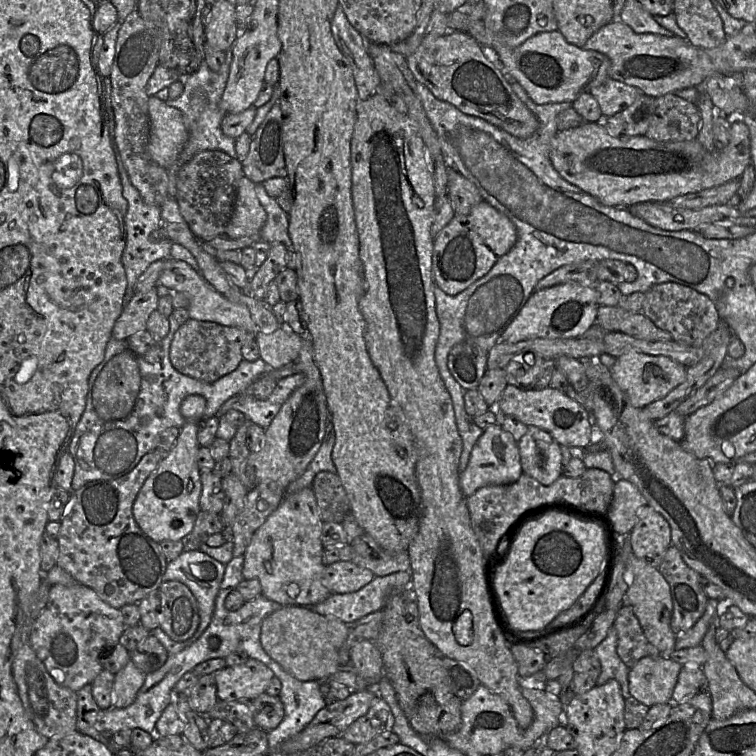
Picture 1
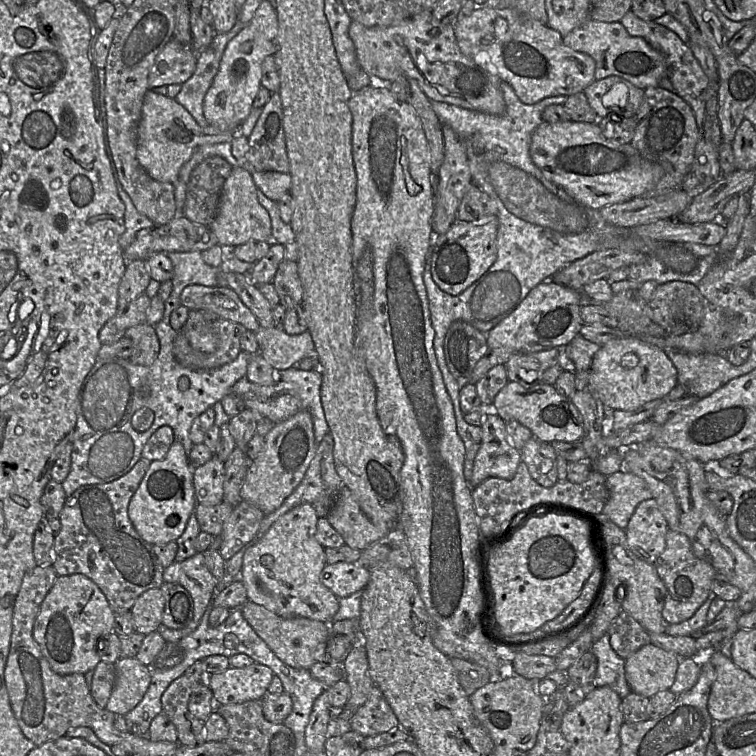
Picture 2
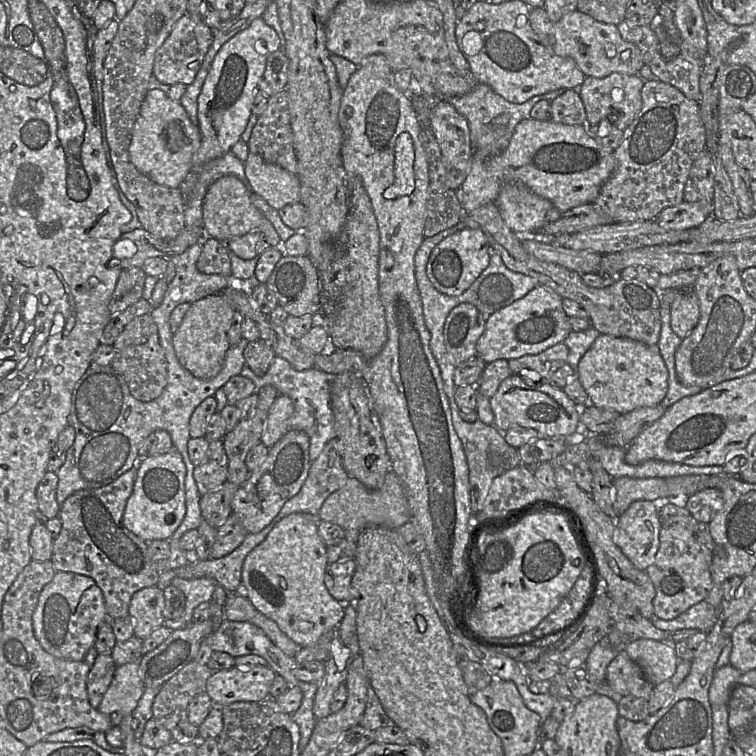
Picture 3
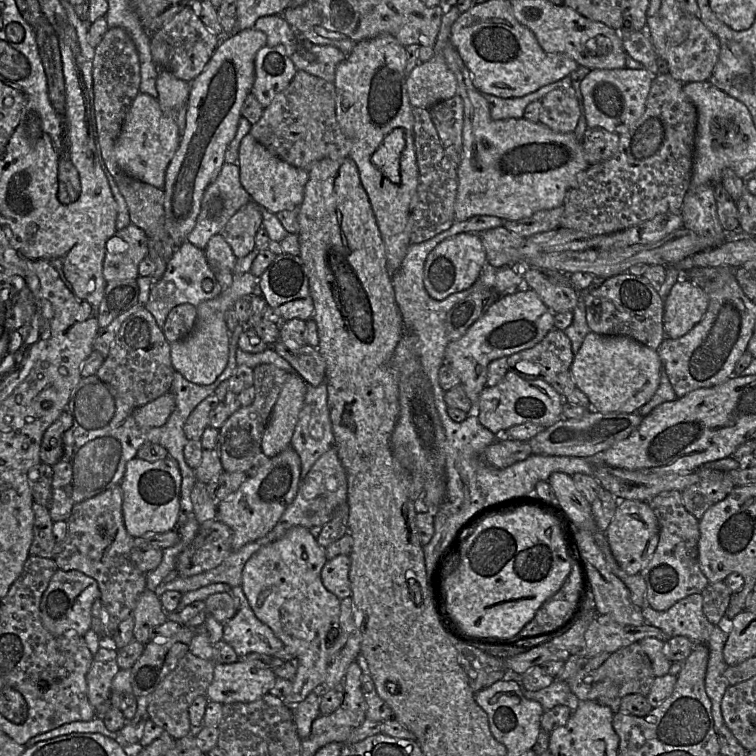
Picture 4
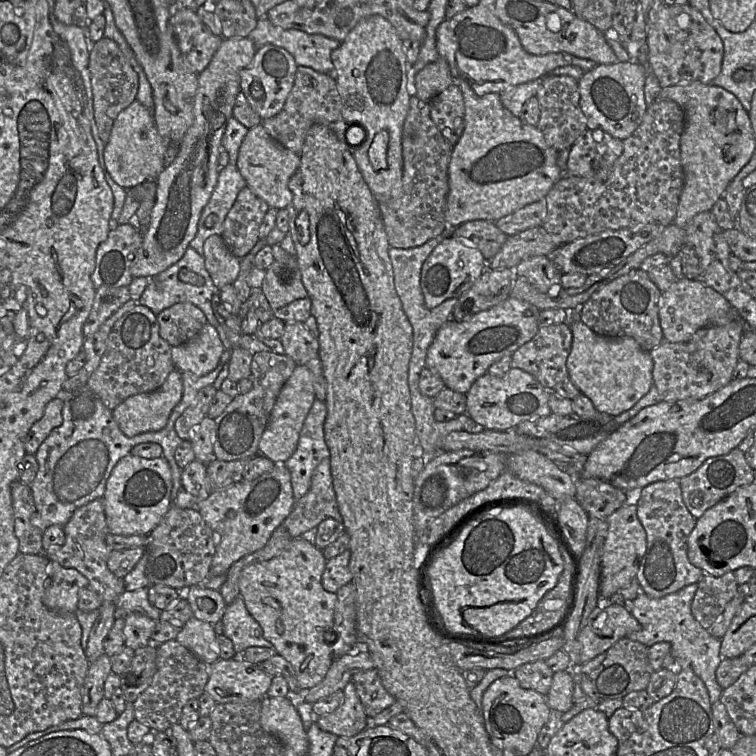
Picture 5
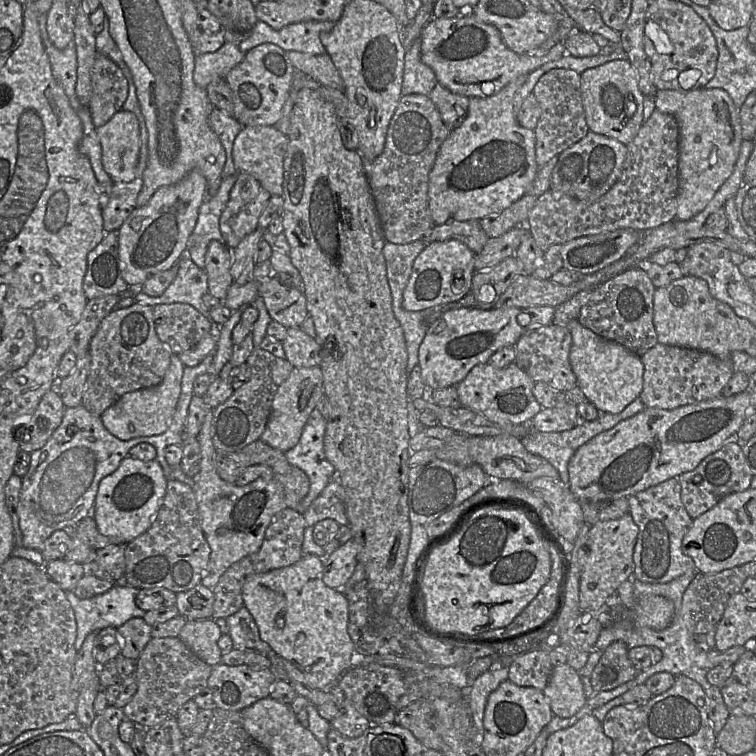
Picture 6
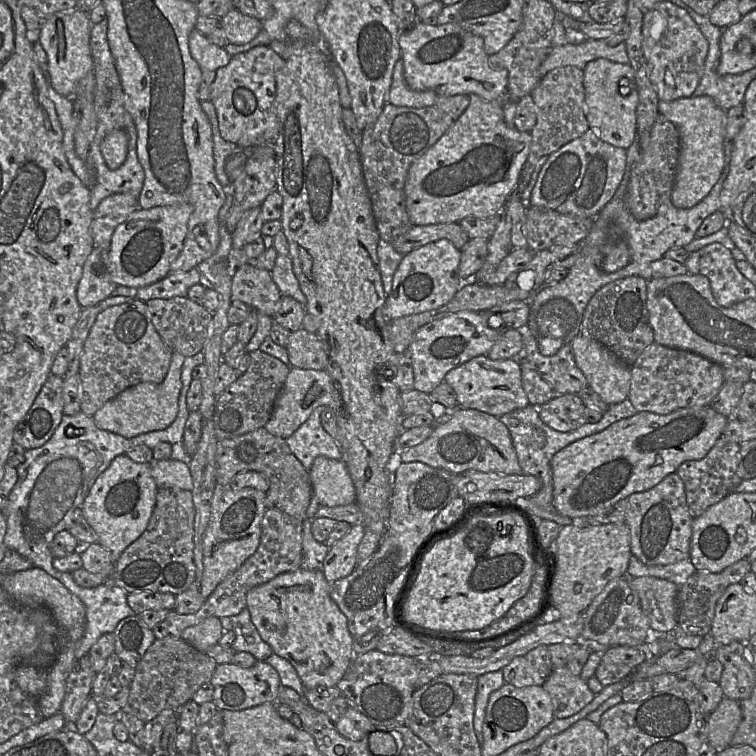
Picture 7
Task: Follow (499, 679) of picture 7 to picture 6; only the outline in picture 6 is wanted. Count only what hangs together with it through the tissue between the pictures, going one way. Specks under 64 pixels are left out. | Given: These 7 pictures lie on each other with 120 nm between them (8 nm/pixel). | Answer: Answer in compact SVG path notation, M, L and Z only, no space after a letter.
M508 668L487 670L473 681L471 687L461 689L462 695L467 696L472 713L472 720L481 734L481 745L484 738L484 712L489 695L508 679Z

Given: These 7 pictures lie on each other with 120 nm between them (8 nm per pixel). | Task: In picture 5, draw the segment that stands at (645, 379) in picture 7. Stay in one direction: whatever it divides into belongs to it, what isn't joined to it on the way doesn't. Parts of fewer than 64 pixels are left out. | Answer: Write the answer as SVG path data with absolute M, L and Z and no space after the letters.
M737 319L726 325L701 328L686 342L673 343L663 340L660 345L650 350L653 359L653 385L657 388L660 402L701 399L726 386L733 378L733 371L739 360L739 344L746 329L746 323Z

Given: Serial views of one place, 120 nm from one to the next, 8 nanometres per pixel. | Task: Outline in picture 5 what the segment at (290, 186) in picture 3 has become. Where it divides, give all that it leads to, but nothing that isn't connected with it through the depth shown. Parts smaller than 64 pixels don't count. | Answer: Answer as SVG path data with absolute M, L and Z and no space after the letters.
M261 125L251 128L244 137L238 152L236 166L246 182L246 186L260 199L264 200L269 208L281 210L289 208L292 204L293 195L288 187L290 178L297 171L300 164L300 156L276 142Z

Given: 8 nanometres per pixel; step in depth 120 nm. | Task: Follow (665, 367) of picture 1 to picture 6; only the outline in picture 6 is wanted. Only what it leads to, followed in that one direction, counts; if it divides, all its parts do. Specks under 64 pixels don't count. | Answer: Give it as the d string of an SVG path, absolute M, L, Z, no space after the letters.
M578 319L571 320L567 327L572 334L569 361L577 378L577 386L600 411L600 415L620 413L642 392L644 365L641 357L623 345L597 335Z

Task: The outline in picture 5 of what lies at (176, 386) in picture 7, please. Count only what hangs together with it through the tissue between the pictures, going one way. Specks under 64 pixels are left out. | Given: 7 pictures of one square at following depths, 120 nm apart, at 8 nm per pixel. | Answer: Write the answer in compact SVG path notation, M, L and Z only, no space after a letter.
M175 368L158 390L127 398L112 410L112 415L127 437L160 431L166 426L182 395L182 372Z

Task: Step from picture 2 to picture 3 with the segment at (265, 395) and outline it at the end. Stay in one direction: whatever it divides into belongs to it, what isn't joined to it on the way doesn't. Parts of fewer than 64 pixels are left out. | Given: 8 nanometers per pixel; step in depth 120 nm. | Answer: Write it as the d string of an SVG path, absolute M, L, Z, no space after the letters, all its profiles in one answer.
M276 355L263 376L257 376L246 364L240 375L254 383L256 393L262 387L271 385L276 388L278 395L283 394L291 398L294 403L294 413L289 419L289 427L292 430L303 431L308 435L311 463L320 455L326 443L336 438L334 415L331 408L331 384L335 375L317 368L304 371L295 370L289 362Z

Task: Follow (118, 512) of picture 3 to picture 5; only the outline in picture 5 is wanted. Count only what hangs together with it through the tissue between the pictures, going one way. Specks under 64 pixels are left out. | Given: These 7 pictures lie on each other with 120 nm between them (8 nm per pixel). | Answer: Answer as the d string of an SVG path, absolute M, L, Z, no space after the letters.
M103 499L93 500L78 508L64 525L64 531L65 543L60 548L46 550L45 555L50 561L55 561L65 568L76 569L83 574L89 580L92 590L97 592L102 599L99 617L90 632L85 651L86 657L91 663L104 653L104 641L116 620L116 600L126 591L123 578L115 576L107 566L112 549L106 543L106 537L111 533L106 521Z

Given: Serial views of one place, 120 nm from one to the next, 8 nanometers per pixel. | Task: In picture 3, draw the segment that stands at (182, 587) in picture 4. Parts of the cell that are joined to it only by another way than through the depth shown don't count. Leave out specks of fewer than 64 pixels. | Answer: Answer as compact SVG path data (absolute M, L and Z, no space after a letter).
M274 519L263 530L247 534L243 542L228 555L219 559L192 559L184 566L166 570L160 574L156 587L164 589L174 578L197 579L212 578L229 594L241 591L241 572L247 554L266 538Z

